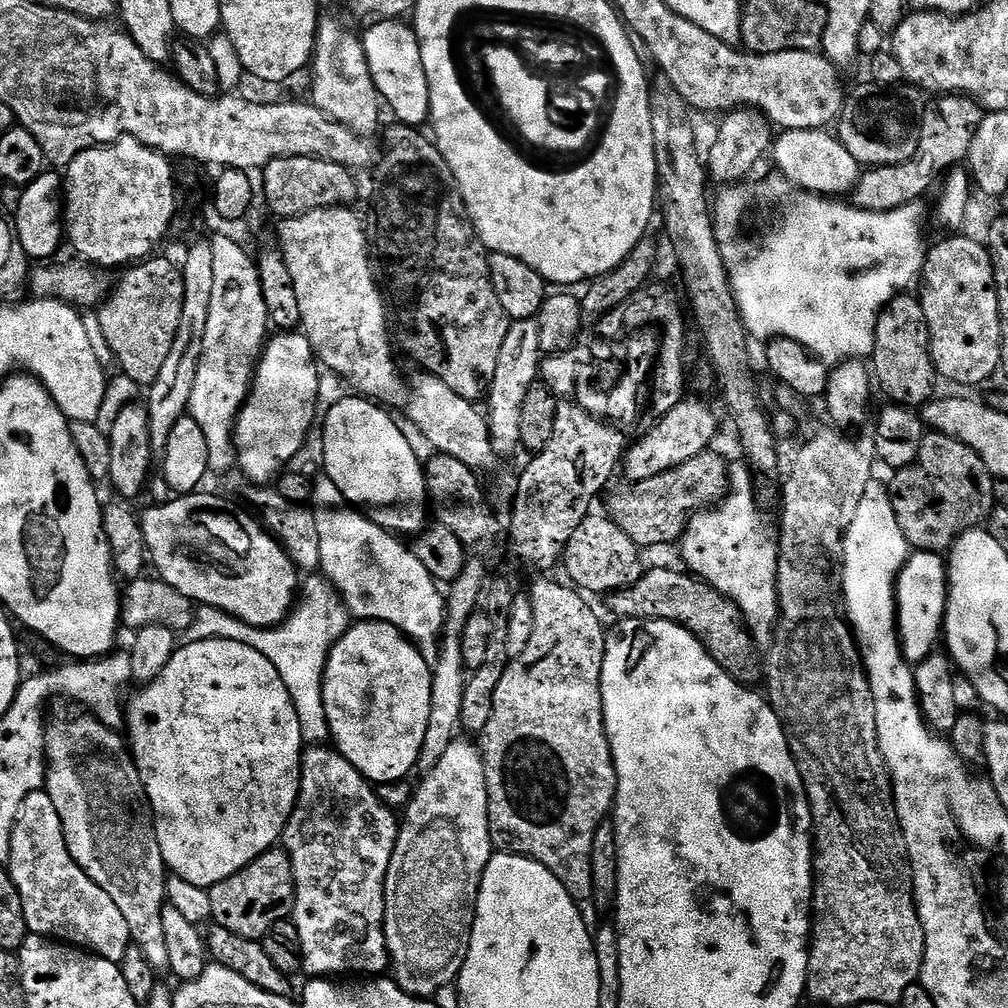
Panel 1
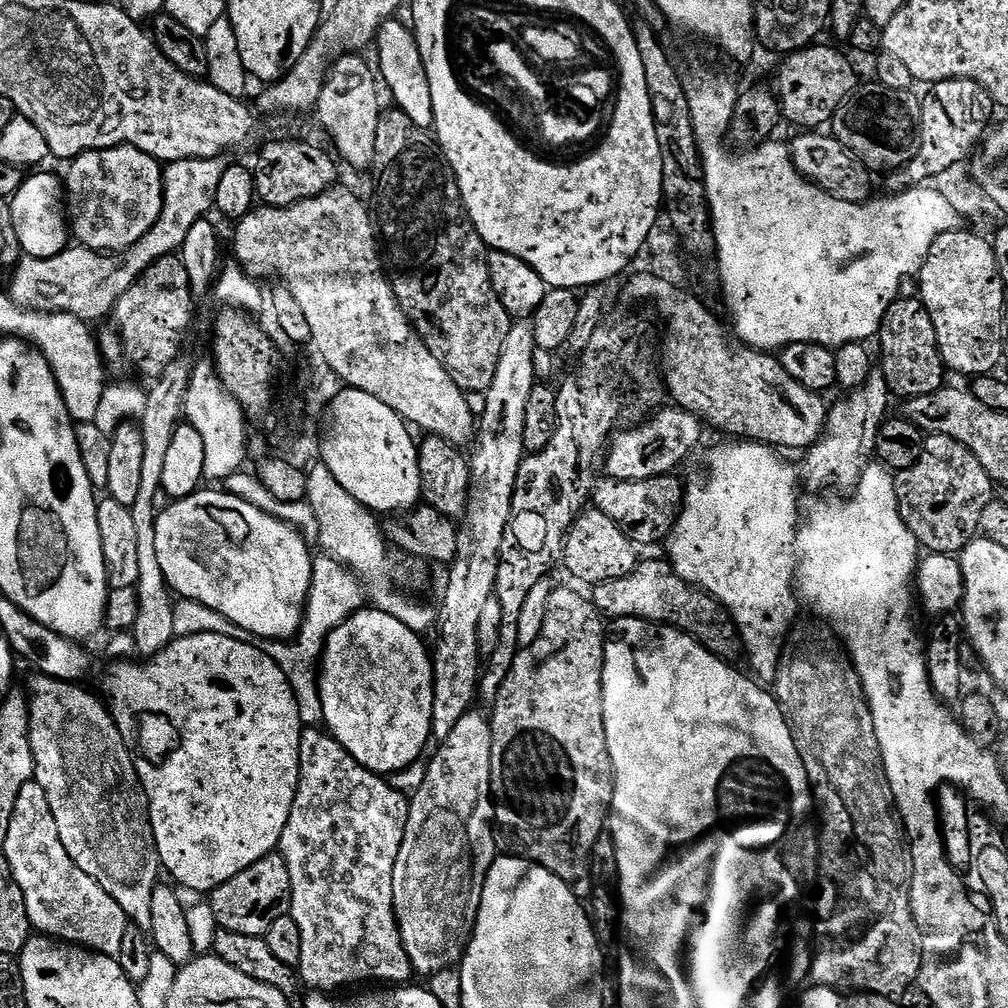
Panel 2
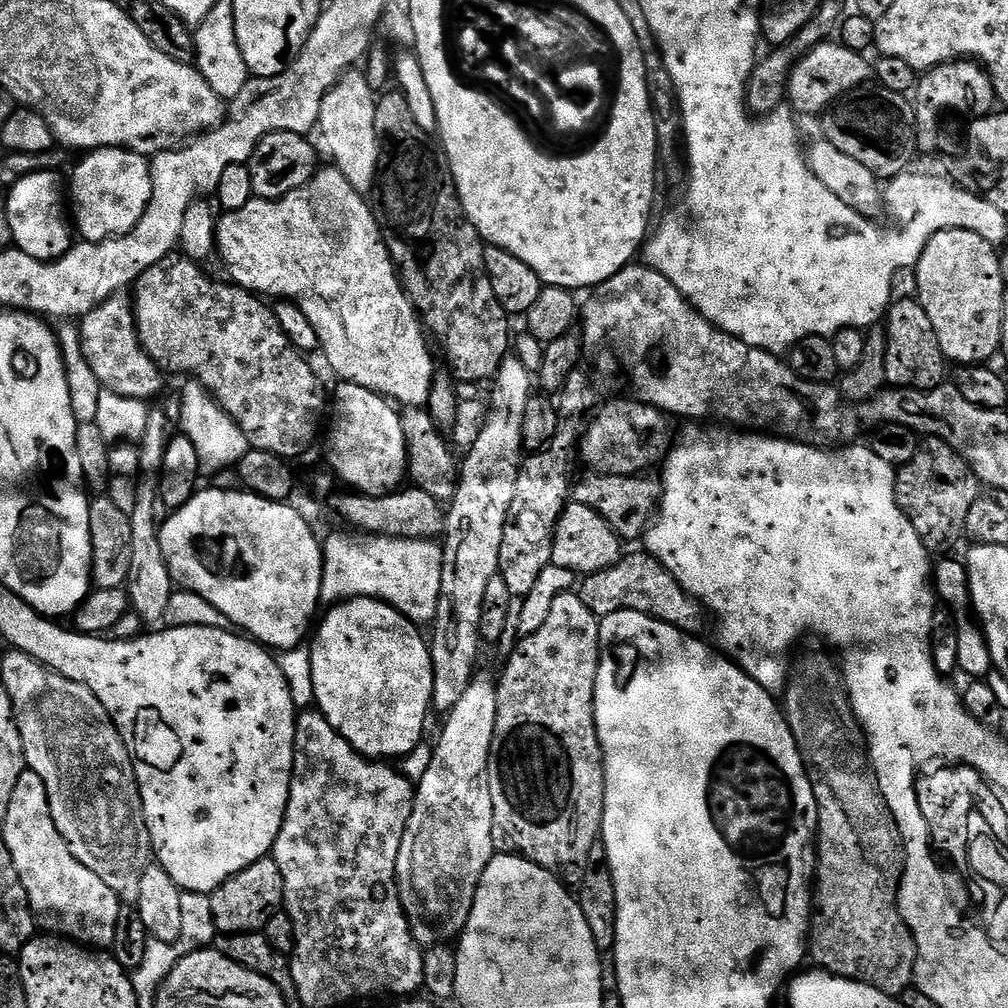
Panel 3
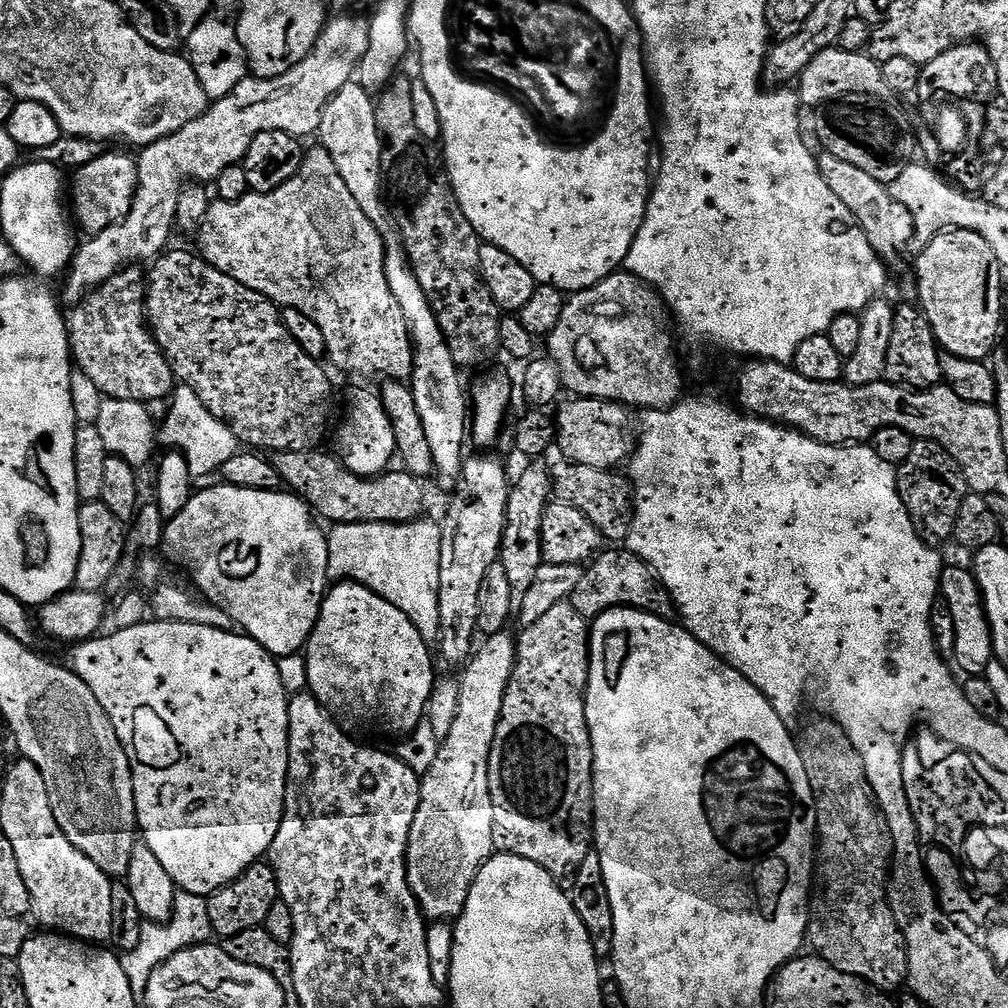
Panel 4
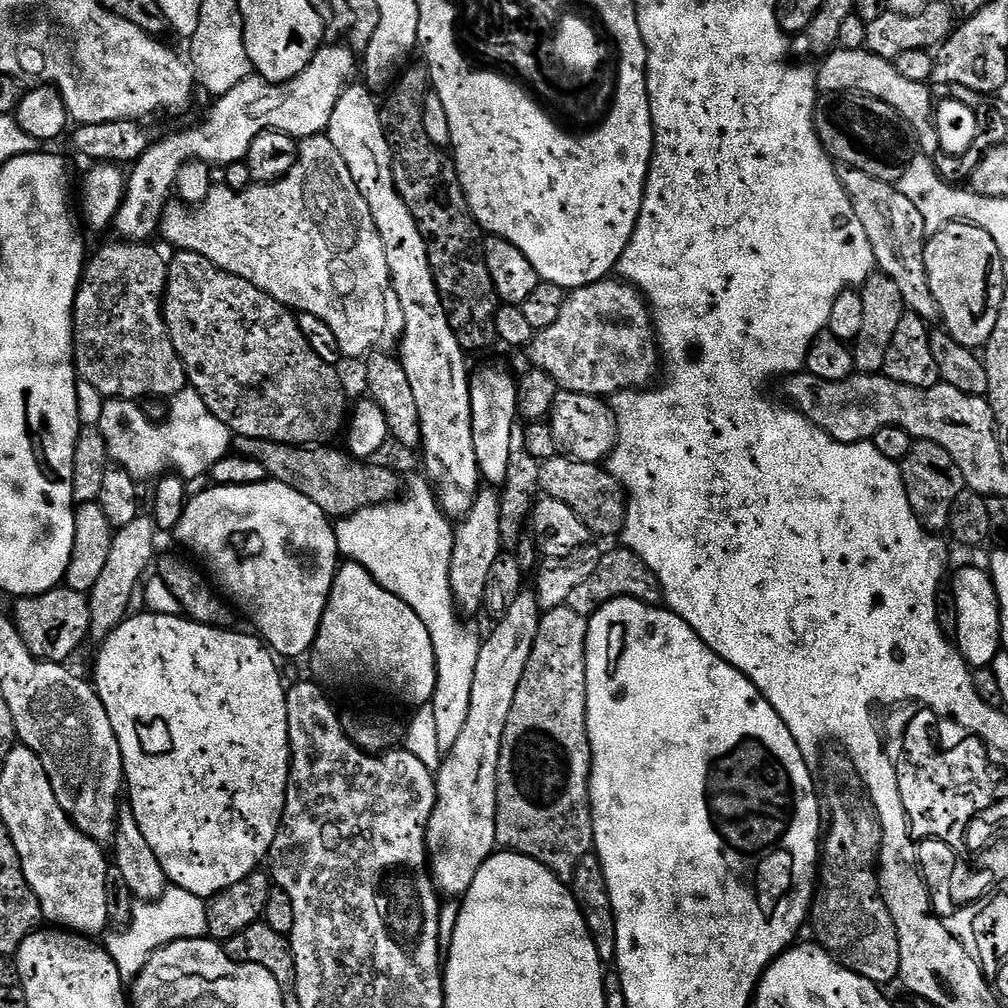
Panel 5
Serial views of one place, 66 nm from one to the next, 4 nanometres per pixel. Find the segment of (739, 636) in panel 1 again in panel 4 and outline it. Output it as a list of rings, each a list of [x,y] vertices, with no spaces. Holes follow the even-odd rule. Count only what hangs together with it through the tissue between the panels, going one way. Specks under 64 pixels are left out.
[[[627,550],[601,551],[584,568],[582,582],[574,586],[570,602],[574,610],[578,610],[578,614],[582,614],[589,622],[596,620],[611,608],[637,608],[665,618],[671,617],[674,612],[672,596],[661,582],[659,574],[642,558],[638,558],[633,552]]]

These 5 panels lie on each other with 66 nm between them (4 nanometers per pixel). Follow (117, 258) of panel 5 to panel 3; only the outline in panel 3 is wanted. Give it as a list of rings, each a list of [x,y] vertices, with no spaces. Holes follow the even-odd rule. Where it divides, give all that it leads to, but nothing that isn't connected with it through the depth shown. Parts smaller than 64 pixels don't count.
[[[117,294],[102,302],[79,321],[78,327],[84,357],[86,362],[90,362],[90,370],[94,370],[94,378],[98,378],[103,391],[148,402],[151,401],[151,396],[156,396],[163,390],[165,373],[150,358],[150,354],[146,354],[146,350],[140,344],[140,335],[136,333],[136,313],[131,295]]]

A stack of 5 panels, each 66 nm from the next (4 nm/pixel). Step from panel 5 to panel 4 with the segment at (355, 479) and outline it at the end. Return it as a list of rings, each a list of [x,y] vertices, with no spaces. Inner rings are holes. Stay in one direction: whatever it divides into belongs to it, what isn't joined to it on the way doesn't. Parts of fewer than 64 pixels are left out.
[[[324,450],[311,452],[277,452],[271,457],[278,470],[281,485],[299,496],[321,521],[332,524],[408,524],[421,515],[424,508],[424,488],[421,477],[403,470],[388,470],[381,475],[359,476],[352,473],[335,455],[327,456]]]

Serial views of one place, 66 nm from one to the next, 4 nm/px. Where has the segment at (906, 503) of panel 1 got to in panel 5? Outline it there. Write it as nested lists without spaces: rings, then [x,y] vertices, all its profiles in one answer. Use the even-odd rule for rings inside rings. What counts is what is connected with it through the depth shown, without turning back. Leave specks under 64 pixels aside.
[[[916,440],[910,454],[906,454],[906,458],[899,461],[899,466],[902,482],[906,486],[906,498],[910,502],[910,510],[914,510],[920,525],[933,534],[947,529],[950,510],[958,494],[966,490],[962,470],[958,470],[954,458],[950,458],[950,454],[946,454],[946,450],[942,450],[942,446],[934,442]]]

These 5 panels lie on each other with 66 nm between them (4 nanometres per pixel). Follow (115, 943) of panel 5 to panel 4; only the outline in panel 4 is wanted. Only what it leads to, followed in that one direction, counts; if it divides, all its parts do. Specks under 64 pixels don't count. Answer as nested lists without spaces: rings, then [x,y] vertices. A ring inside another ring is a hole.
[[[177,891],[171,920],[166,924],[145,923],[142,930],[142,942],[138,942],[134,950],[123,953],[122,963],[126,970],[126,978],[130,978],[132,991],[143,994],[150,982],[150,976],[154,974],[154,970],[158,970],[158,966],[162,966],[162,962],[166,962],[182,950],[209,943],[213,936],[207,899],[189,892]]]

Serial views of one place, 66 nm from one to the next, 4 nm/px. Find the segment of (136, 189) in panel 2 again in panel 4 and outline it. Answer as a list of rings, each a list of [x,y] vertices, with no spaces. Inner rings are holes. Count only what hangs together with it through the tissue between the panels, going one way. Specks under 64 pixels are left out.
[[[111,152],[86,166],[75,169],[73,176],[76,177],[73,180],[71,177],[70,180],[70,208],[74,213],[75,223],[79,227],[81,224],[88,234],[95,234],[119,224],[126,218],[126,214],[130,214],[130,206],[134,202],[138,186],[136,160]]]

